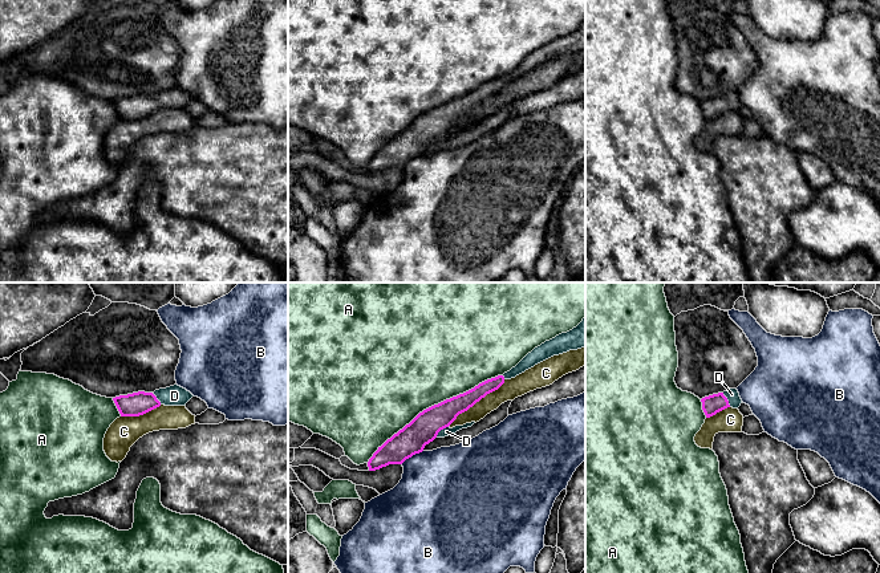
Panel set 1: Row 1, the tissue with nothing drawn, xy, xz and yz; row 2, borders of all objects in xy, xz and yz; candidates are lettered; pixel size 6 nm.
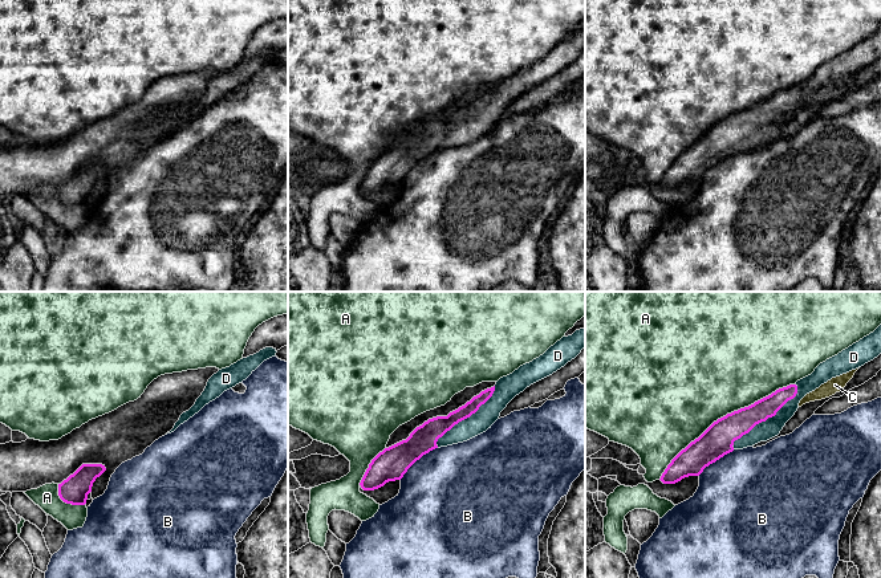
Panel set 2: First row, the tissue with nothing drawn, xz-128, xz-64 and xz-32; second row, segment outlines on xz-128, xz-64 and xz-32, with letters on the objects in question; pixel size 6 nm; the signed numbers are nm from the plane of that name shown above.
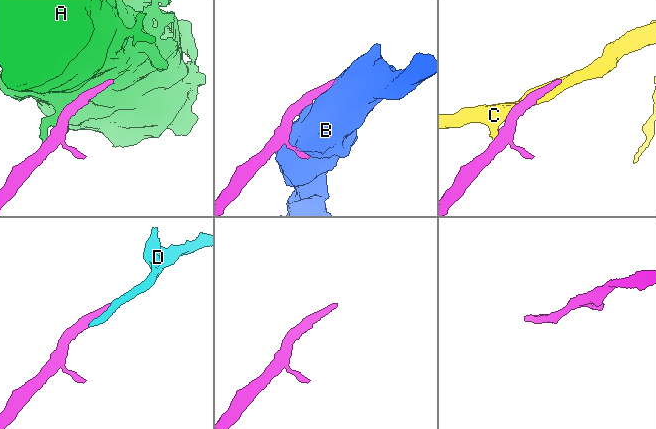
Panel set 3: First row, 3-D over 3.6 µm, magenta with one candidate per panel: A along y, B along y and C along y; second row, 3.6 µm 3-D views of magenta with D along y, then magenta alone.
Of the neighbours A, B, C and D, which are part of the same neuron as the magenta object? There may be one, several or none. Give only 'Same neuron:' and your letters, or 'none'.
Same neuron: D

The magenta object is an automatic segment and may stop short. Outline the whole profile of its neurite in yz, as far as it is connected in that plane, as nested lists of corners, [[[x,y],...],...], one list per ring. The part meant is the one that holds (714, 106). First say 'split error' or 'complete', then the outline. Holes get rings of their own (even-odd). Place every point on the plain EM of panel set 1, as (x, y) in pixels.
split error; [[[729,92],[723,96],[705,99],[701,102],[701,105],[706,121],[710,121],[727,110],[738,111],[742,102],[737,92]]]

